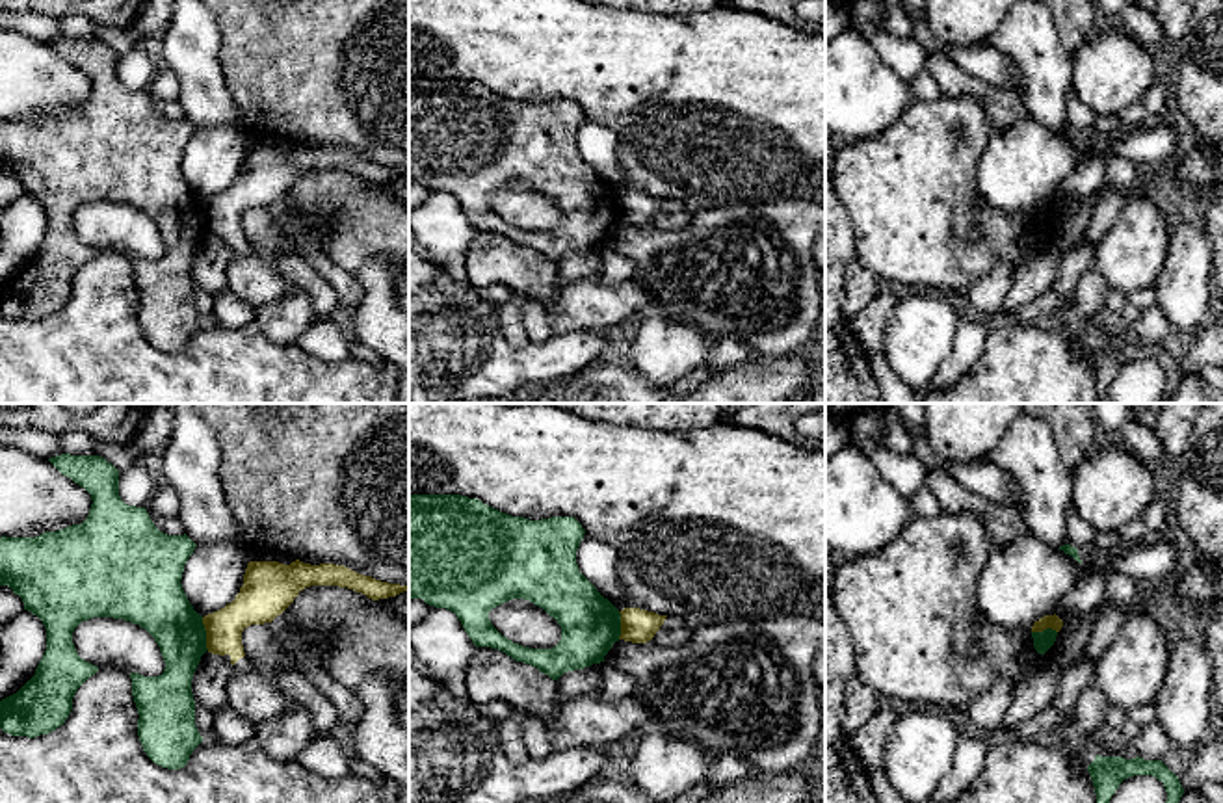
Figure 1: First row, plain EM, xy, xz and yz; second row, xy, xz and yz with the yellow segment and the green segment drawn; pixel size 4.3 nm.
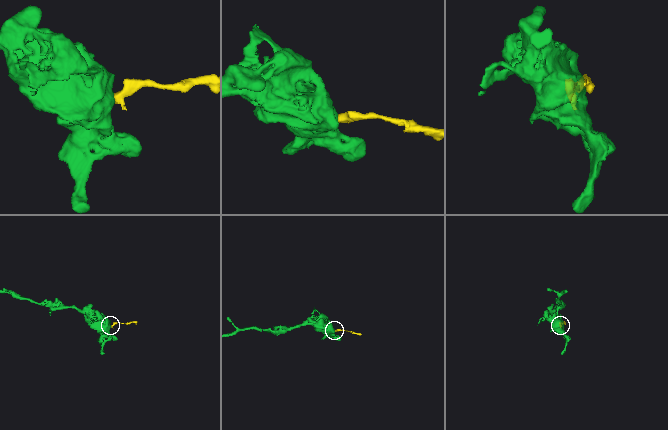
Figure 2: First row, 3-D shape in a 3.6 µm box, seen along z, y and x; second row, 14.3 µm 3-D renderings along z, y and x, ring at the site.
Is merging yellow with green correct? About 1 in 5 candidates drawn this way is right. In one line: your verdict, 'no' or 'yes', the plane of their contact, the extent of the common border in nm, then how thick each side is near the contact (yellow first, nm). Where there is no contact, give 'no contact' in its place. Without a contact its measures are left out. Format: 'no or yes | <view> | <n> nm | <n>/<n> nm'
no | xy | 150 nm | 180/240 nm

